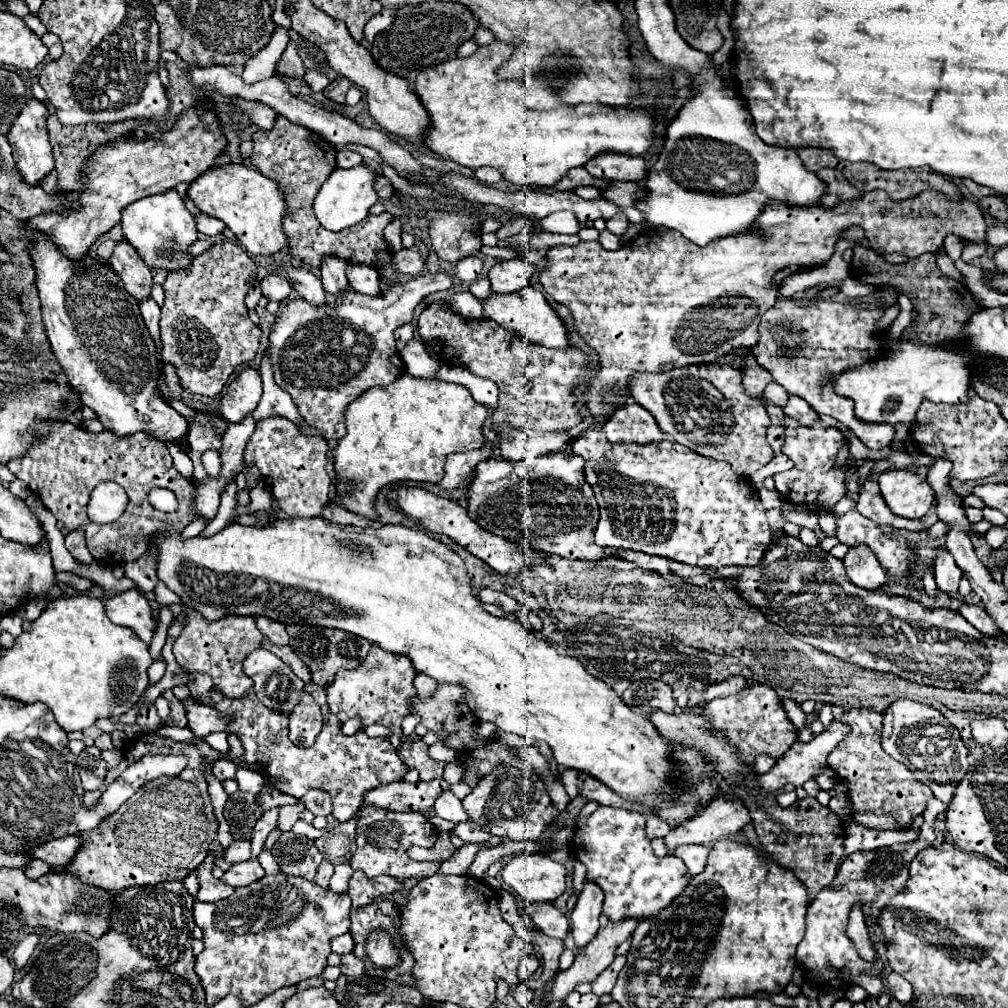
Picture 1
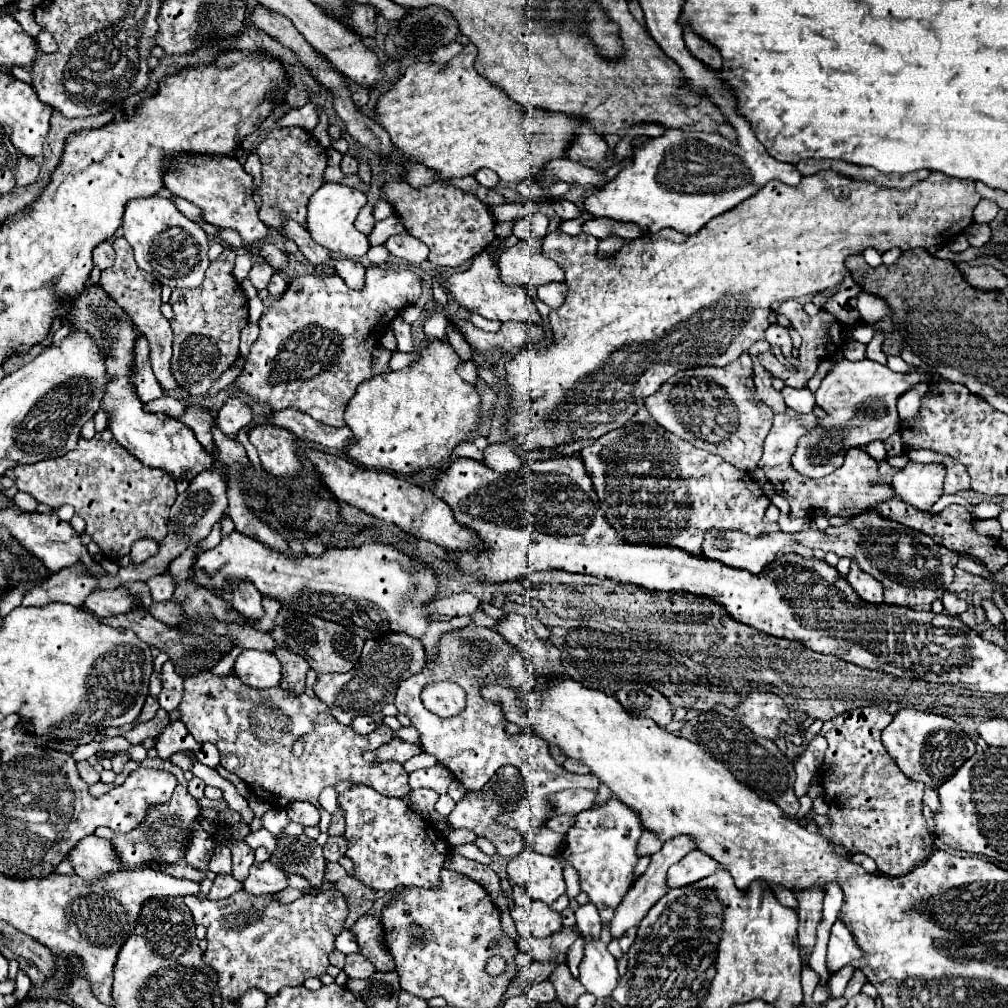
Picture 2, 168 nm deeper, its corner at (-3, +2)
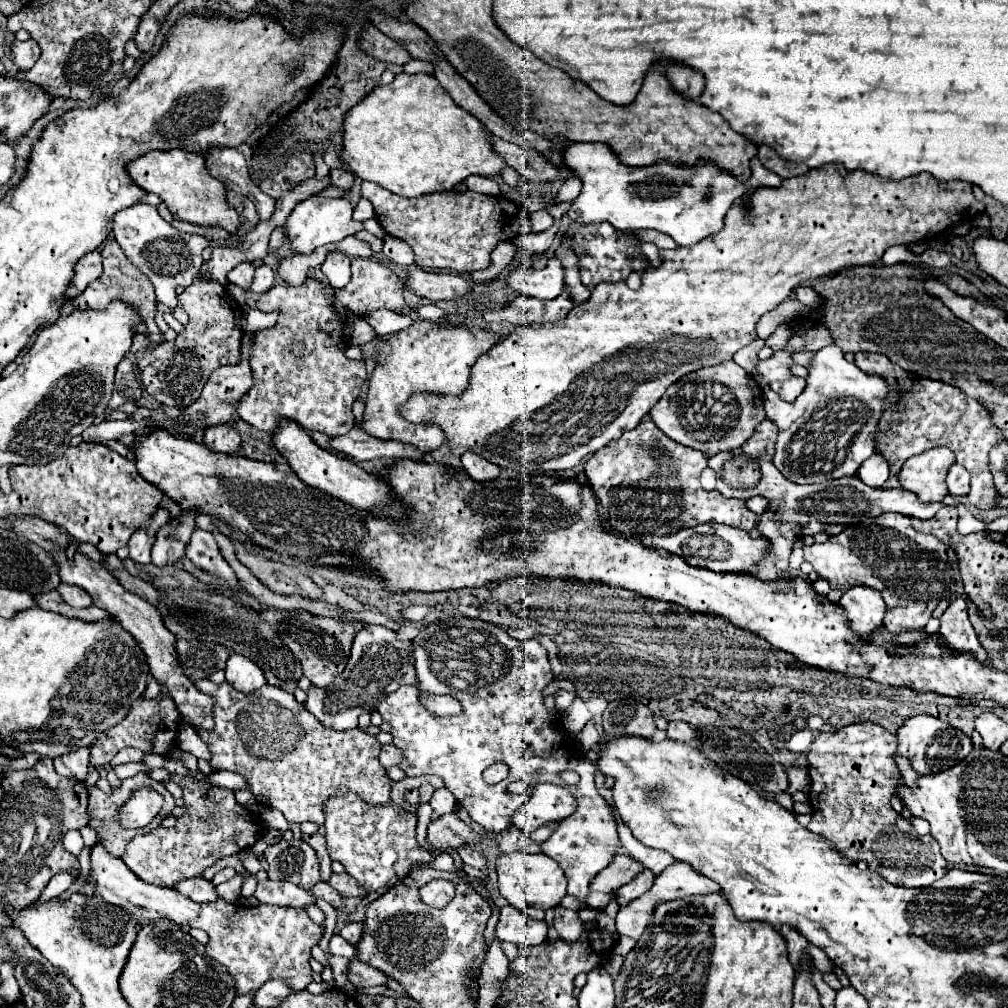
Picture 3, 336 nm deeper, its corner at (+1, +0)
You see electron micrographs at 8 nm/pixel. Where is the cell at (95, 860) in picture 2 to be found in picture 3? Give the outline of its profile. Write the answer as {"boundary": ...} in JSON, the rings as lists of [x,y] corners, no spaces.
{"boundary":[[[96,844],[92,848],[90,870],[96,880],[96,892],[106,902],[126,910],[128,916],[134,916],[134,922],[140,922],[144,926],[166,918],[176,924],[188,924],[190,928],[204,930],[210,936],[210,942],[206,944],[208,956],[228,968],[236,980],[238,994],[258,990],[272,978],[286,980],[292,990],[304,990],[312,982],[312,968],[308,964],[308,958],[310,948],[322,938],[322,928],[310,920],[306,910],[262,904],[248,908],[228,904],[224,900],[198,904],[176,890],[142,882],[120,858],[106,852],[102,844]]]}

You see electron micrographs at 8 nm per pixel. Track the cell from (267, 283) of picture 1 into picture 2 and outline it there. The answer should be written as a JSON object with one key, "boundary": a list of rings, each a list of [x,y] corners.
{"boundary":[[[254,264],[248,276],[250,276],[250,280],[252,280],[256,290],[266,290],[268,284],[270,284],[272,274],[274,274],[272,266],[268,266],[268,264]]]}

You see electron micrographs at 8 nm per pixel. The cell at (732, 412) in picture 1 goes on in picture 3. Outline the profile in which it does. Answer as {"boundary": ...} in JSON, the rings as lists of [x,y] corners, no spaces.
{"boundary":[[[722,362],[718,366],[690,372],[686,384],[674,382],[650,410],[650,416],[668,438],[708,456],[736,450],[754,434],[754,426],[766,418],[762,390],[736,362]]]}

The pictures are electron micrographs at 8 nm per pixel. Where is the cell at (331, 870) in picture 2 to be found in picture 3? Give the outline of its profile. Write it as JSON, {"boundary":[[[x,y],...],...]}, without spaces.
{"boundary":[[[344,872],[344,874],[332,874],[330,886],[332,886],[336,892],[340,892],[340,896],[344,896],[344,898],[348,898],[348,896],[352,896],[352,898],[366,896],[366,890],[362,890],[362,888],[358,886],[358,882],[356,882],[354,878],[350,878],[346,872]]]}

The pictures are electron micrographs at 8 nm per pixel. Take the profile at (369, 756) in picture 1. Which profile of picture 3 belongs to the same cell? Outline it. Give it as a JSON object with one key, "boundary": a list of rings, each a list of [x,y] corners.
{"boundary":[[[206,678],[198,680],[196,686],[204,694],[214,698],[214,730],[198,730],[200,738],[208,744],[212,752],[210,766],[214,770],[230,770],[244,776],[256,800],[264,806],[280,810],[290,824],[314,822],[318,826],[324,826],[324,802],[330,796],[340,796],[340,792],[354,792],[362,796],[362,800],[366,800],[368,804],[386,804],[390,800],[392,780],[386,776],[384,768],[378,762],[380,744],[376,736],[370,736],[360,728],[344,732],[324,728],[304,708],[304,704],[296,702],[292,694],[268,684],[250,694],[236,692],[228,682],[214,684]]]}

